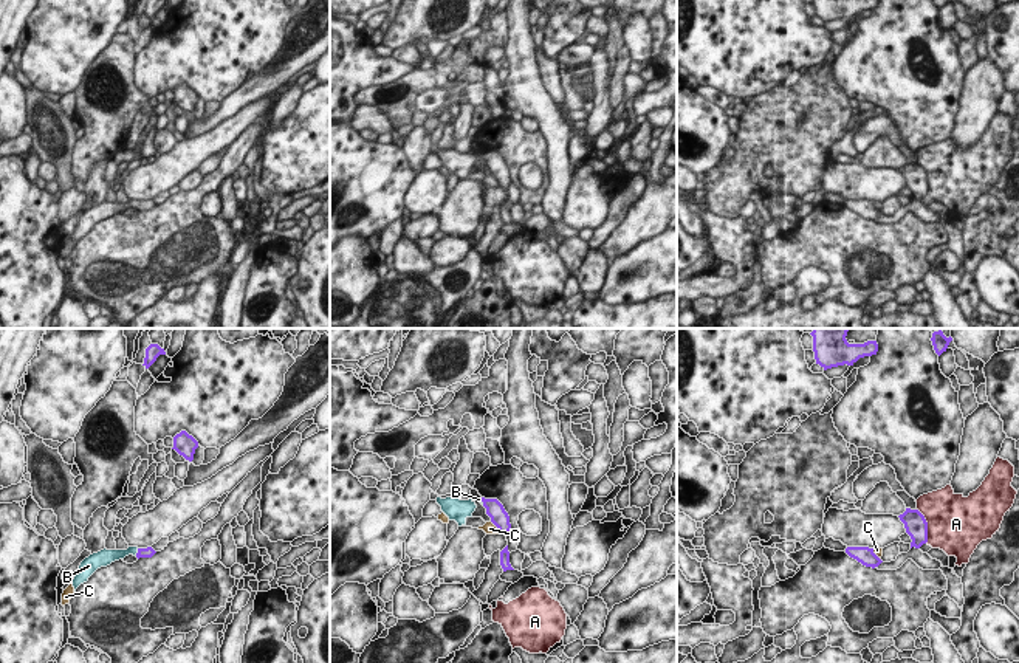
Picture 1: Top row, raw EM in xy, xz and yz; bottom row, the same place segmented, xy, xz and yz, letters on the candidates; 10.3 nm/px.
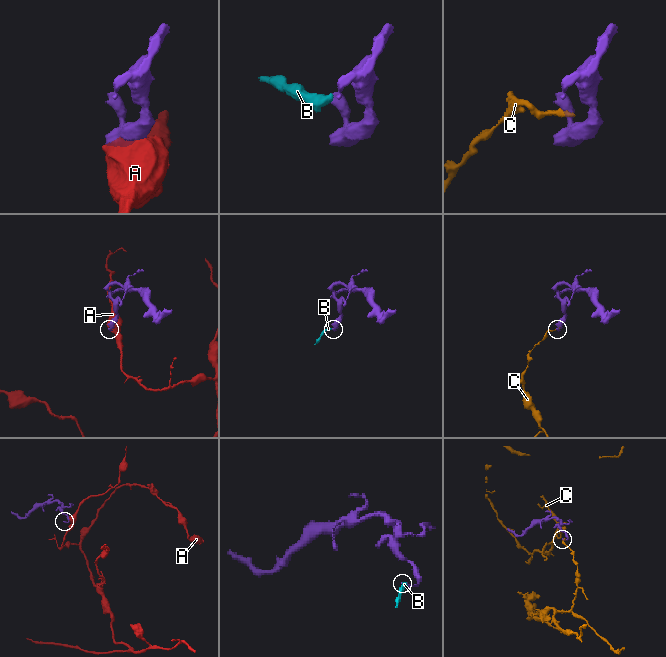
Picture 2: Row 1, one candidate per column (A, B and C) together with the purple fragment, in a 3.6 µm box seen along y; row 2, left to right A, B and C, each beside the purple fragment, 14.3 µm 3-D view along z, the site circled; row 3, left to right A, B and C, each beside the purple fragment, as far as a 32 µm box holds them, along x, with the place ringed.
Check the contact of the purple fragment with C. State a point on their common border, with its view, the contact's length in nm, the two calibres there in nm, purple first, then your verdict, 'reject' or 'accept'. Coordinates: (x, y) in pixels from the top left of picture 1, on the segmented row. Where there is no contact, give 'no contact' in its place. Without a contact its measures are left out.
xz (496, 525) | 170 nm | 180/130 nm | reject

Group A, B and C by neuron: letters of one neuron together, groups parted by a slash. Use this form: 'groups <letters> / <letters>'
groups A / B / C

